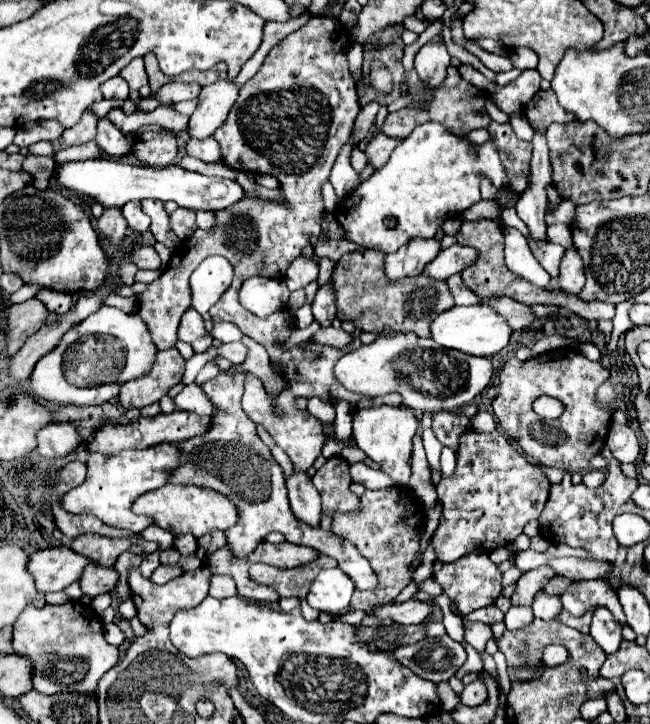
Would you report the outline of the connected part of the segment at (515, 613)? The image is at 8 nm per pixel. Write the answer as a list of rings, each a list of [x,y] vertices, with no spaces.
[[[509,610],[505,614],[505,626],[507,630],[517,630],[533,622],[533,612],[531,610]]]

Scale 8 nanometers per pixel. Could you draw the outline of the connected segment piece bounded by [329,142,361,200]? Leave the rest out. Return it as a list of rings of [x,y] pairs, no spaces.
[[[347,142],[345,148],[341,148],[339,158],[337,158],[337,162],[335,162],[333,170],[331,170],[331,178],[329,178],[329,182],[333,184],[335,194],[339,196],[339,200],[343,200],[345,196],[349,196],[361,184],[359,174],[353,170],[353,166],[349,162],[351,150],[353,150],[351,142]]]

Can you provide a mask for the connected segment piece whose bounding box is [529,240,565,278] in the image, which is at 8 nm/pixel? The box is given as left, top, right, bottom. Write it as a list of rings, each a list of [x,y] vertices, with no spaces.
[[[529,240],[531,246],[531,252],[533,256],[539,260],[539,264],[547,270],[547,274],[551,278],[557,278],[559,276],[559,262],[561,262],[561,256],[565,252],[563,246],[555,246],[551,242],[537,242],[537,240]]]

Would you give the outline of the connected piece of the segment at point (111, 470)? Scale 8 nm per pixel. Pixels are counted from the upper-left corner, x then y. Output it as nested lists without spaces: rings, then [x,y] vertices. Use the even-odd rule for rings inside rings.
[[[157,444],[157,446],[145,448],[145,450],[123,450],[115,456],[105,456],[105,454],[93,452],[87,458],[89,472],[87,472],[85,482],[81,486],[69,490],[63,496],[61,506],[71,514],[93,514],[107,526],[125,528],[133,534],[139,534],[145,528],[149,528],[155,520],[151,516],[133,514],[133,510],[131,510],[133,502],[141,494],[165,486],[167,480],[171,478],[171,472],[175,468],[179,468],[179,456],[181,456],[181,452],[175,444]]]

